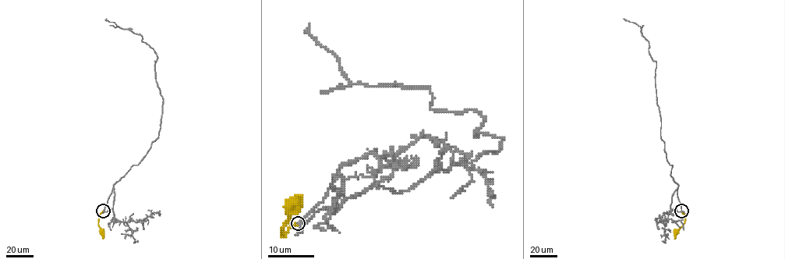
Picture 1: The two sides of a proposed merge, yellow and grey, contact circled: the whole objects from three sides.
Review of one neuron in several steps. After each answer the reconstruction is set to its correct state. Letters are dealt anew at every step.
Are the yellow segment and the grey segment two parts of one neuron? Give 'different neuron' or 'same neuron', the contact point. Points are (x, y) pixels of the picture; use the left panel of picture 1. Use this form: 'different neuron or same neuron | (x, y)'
different neuron | (103, 211)

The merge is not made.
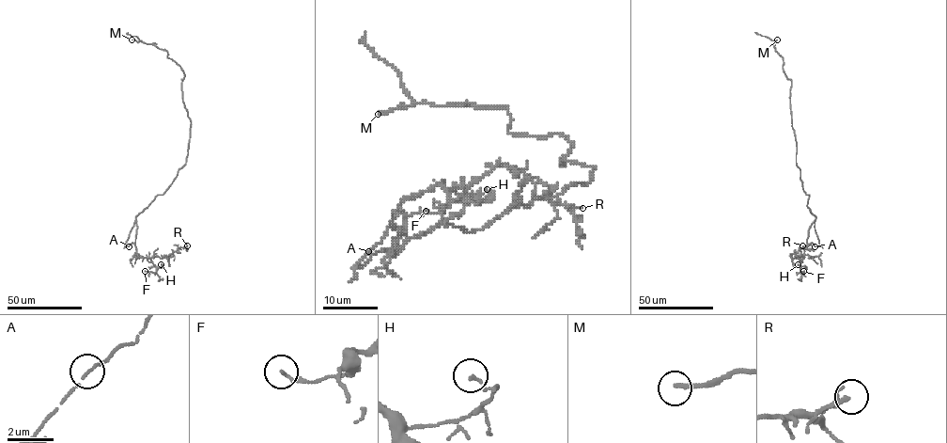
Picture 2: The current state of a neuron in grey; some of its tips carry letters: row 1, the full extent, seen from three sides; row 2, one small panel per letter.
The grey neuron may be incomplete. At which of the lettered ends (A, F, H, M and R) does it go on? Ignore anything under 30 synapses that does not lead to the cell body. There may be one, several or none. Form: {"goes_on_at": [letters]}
{"goes_on_at": ["M"]}

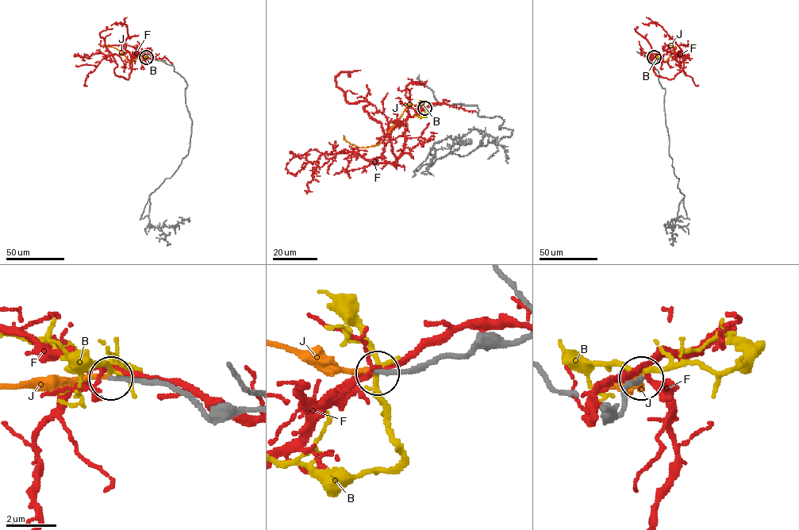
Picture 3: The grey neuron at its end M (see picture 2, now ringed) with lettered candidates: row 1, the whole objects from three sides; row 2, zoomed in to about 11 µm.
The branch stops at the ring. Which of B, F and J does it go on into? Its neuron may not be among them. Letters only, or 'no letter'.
J

